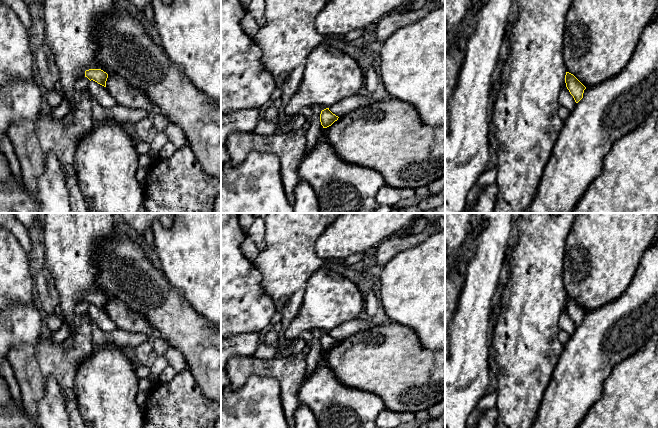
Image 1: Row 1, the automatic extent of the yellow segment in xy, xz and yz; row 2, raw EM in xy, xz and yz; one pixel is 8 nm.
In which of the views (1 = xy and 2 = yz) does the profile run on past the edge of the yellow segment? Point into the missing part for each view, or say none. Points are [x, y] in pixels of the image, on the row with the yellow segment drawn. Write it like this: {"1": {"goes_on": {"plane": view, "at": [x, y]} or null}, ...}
{"1": {"goes_on": null}, "2": {"goes_on": null}}

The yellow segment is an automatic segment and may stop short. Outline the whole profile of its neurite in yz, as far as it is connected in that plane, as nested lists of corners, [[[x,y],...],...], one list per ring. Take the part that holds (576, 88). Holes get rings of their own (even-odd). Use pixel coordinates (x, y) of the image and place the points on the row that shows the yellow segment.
[[[566,72],[565,83],[575,102],[578,103],[583,98],[583,93],[586,87],[569,72]]]

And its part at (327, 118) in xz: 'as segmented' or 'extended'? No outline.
as segmented

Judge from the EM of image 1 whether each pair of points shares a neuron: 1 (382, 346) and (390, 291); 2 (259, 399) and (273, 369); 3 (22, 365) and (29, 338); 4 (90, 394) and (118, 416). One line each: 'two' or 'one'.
1: two
2: two
3: two
4: one

